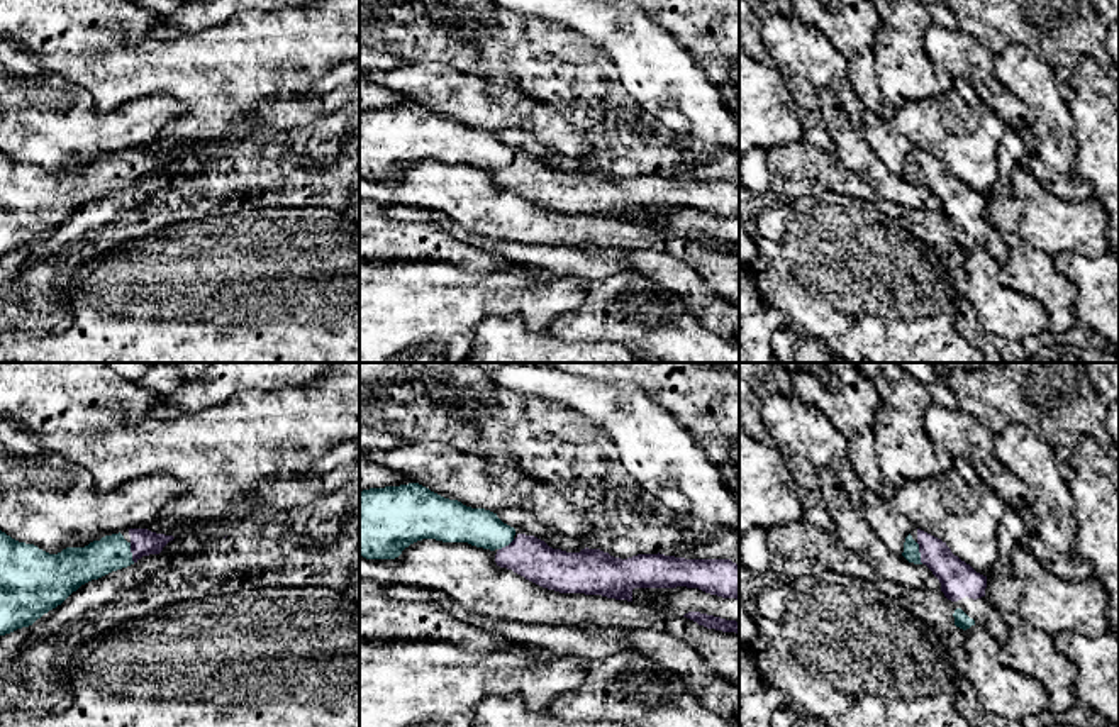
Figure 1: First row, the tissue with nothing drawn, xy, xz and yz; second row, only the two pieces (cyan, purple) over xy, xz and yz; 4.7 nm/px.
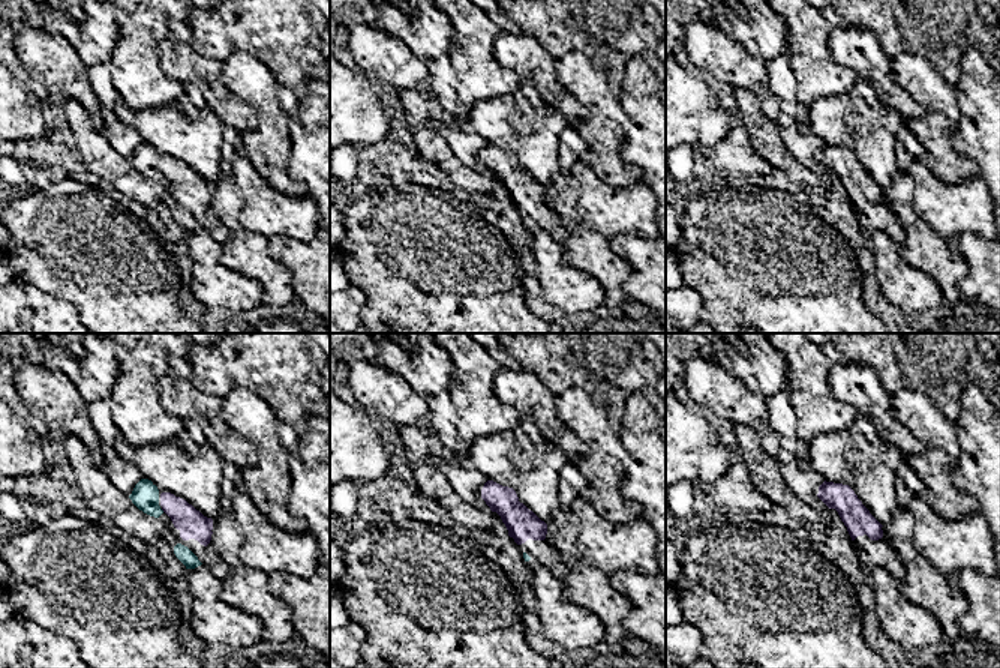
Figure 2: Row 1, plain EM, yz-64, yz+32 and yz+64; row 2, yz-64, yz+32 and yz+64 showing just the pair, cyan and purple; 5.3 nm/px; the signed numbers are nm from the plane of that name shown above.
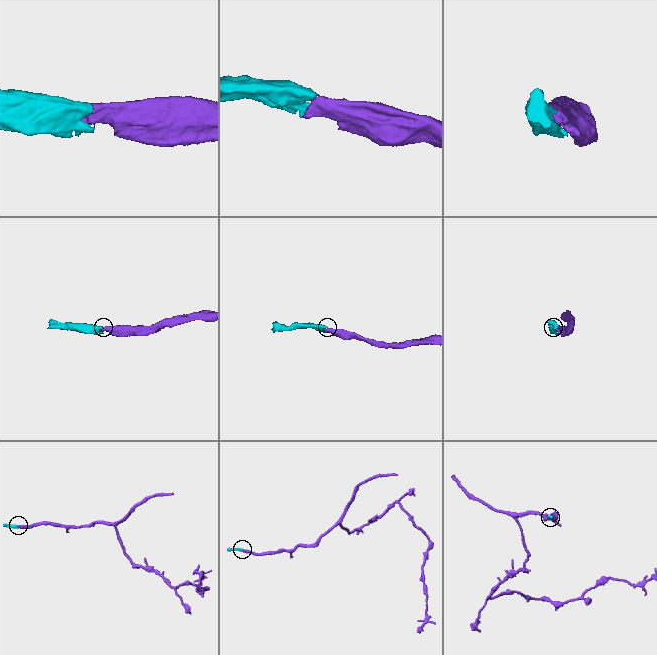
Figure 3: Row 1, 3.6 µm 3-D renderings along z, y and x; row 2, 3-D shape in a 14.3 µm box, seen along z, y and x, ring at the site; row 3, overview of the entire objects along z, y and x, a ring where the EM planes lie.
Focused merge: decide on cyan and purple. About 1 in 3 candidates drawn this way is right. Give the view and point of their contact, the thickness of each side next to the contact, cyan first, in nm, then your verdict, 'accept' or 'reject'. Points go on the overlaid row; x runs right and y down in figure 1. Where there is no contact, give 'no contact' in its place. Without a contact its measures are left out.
meets cyan in yz at (919, 553); 80 nm thick on the cyan side, 170 nm on the other; accept

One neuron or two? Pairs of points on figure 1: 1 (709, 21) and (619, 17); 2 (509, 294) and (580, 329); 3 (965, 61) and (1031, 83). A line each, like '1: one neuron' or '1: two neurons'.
1: two neurons
2: two neurons
3: two neurons

